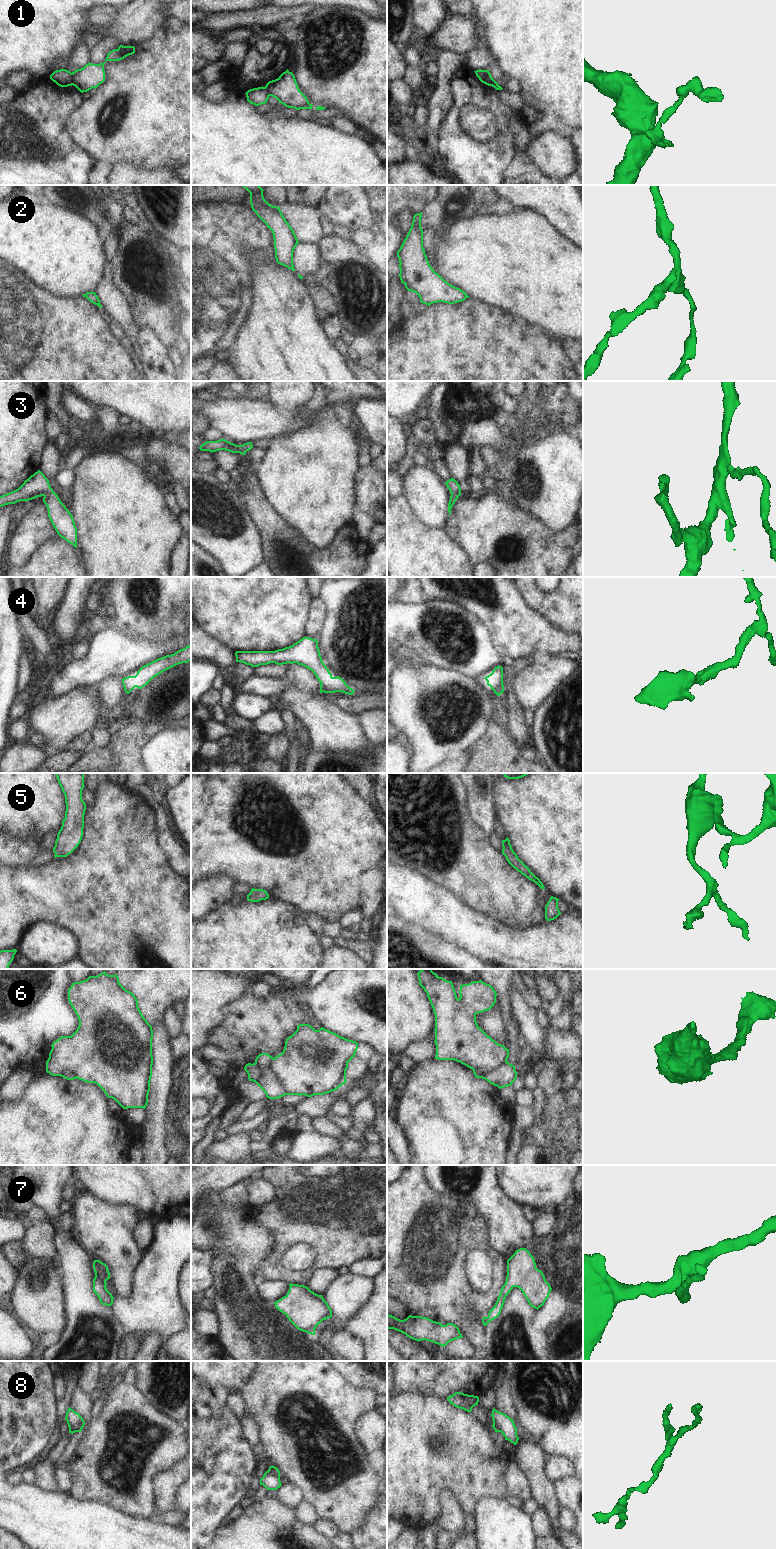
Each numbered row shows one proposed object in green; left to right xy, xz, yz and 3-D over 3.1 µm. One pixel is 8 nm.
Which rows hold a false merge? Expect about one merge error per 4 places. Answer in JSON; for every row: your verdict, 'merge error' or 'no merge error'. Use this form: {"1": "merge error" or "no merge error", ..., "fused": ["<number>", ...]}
{"1": "merge error", "2": "no merge error", "3": "no merge error", "4": "no merge error", "5": "no merge error", "6": "merge error", "7": "no merge error", "8": "merge error", "fused": ["1", "6", "8"]}

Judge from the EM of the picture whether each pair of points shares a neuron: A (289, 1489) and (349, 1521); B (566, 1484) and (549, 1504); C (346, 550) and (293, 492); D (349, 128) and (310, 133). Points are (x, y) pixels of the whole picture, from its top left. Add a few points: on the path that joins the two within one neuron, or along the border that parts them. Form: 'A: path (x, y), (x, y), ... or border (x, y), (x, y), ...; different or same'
A: border (289, 1482), (300, 1489), (304, 1500); different
B: border (553, 1482), (561, 1506); different
C: border (345, 523), (327, 546), (318, 548), (311, 543); different
D: border (327, 123), (338, 131), (359, 135); different

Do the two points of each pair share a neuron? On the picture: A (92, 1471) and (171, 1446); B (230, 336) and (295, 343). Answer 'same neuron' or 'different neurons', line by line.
A: same neuron
B: different neurons

